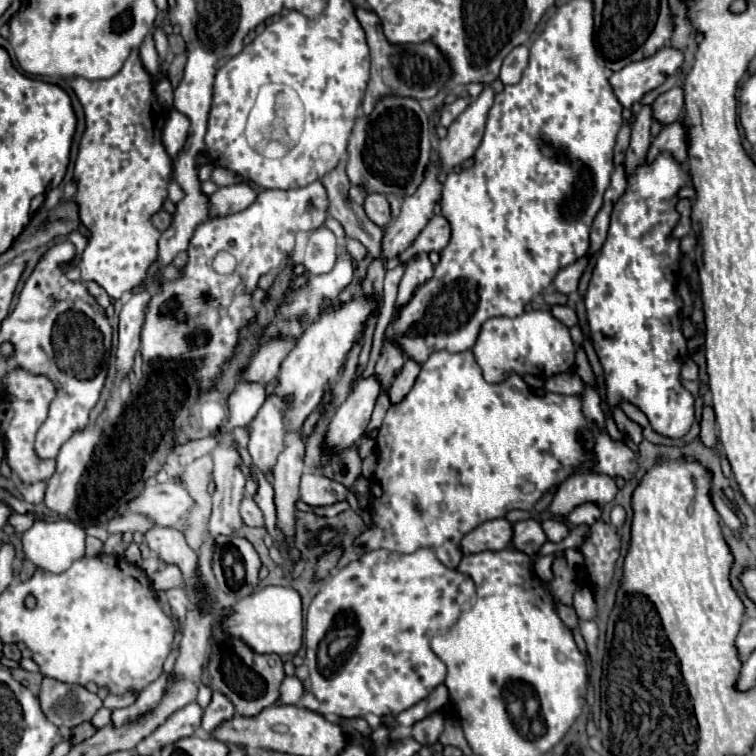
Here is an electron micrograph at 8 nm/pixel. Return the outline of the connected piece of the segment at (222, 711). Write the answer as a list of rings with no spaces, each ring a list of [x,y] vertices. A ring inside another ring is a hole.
[[[219,691],[213,693],[213,701],[209,703],[209,707],[203,713],[203,721],[201,727],[211,733],[215,731],[221,723],[229,721],[235,715],[235,707],[231,707],[231,701],[225,695],[219,695]]]

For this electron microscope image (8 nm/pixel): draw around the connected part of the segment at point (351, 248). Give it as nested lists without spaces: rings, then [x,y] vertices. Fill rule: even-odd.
[[[349,239],[349,241],[345,243],[345,247],[347,247],[347,251],[351,253],[351,257],[355,259],[355,263],[357,263],[357,261],[363,261],[365,255],[367,255],[367,249],[365,249],[359,241],[355,241],[355,239]]]

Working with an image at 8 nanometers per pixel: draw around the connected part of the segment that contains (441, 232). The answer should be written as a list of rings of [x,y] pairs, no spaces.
[[[435,215],[427,227],[419,233],[419,237],[413,241],[413,245],[399,255],[401,263],[407,262],[415,253],[431,253],[431,251],[443,251],[451,239],[451,227],[449,221],[443,215]]]

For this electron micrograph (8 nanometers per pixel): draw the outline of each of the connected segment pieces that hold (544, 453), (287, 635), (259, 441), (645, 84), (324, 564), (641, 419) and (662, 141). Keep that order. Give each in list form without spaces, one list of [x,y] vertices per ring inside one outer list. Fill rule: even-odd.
[[[471,351],[431,353],[421,365],[413,389],[403,401],[391,405],[383,419],[377,435],[379,473],[375,467],[369,479],[371,527],[365,527],[355,545],[365,551],[387,549],[397,553],[431,547],[443,565],[457,569],[463,557],[459,543],[469,531],[489,519],[505,517],[511,509],[531,511],[547,491],[555,491],[579,467],[579,459],[583,459],[583,447],[575,439],[579,427],[583,427],[583,415],[579,415],[579,399],[575,395],[547,393],[539,397],[529,387],[523,387],[523,379],[517,373],[509,373],[501,383],[487,383]],[[431,459],[435,459],[435,467],[427,471]]]
[[[269,585],[243,599],[237,599],[231,607],[235,607],[235,615],[231,615],[231,631],[235,631],[235,635],[243,635],[253,651],[289,655],[297,653],[303,645],[301,595],[293,587]]]
[[[275,395],[267,397],[251,421],[251,437],[247,449],[259,471],[273,469],[277,455],[283,451],[283,403],[287,403],[287,399],[275,399]]]
[[[671,45],[661,47],[655,55],[635,61],[611,75],[611,85],[623,107],[631,107],[649,91],[657,89],[683,63],[683,51]]]
[[[331,549],[327,555],[323,555],[319,559],[319,565],[317,565],[317,577],[325,579],[329,575],[329,571],[337,565],[339,557],[341,557],[341,549]]]
[[[623,401],[623,403],[620,403],[619,407],[632,421],[638,423],[640,426],[647,427],[650,425],[645,414],[631,403]]]
[[[677,119],[661,129],[661,133],[653,139],[653,143],[649,147],[647,159],[655,159],[655,155],[659,151],[671,151],[679,163],[687,161],[689,143],[687,143],[687,127],[685,127],[683,119]]]

